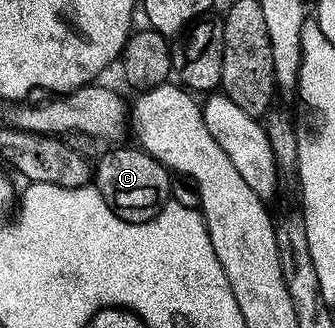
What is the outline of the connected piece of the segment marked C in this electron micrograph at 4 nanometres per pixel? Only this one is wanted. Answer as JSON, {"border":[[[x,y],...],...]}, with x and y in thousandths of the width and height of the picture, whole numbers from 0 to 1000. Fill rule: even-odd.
{"border":[[[361,457],[352,470],[313,470],[290,494],[284,564],[307,610],[376,677],[427,677],[460,665],[507,613],[507,521],[451,473],[409,457]]]}

